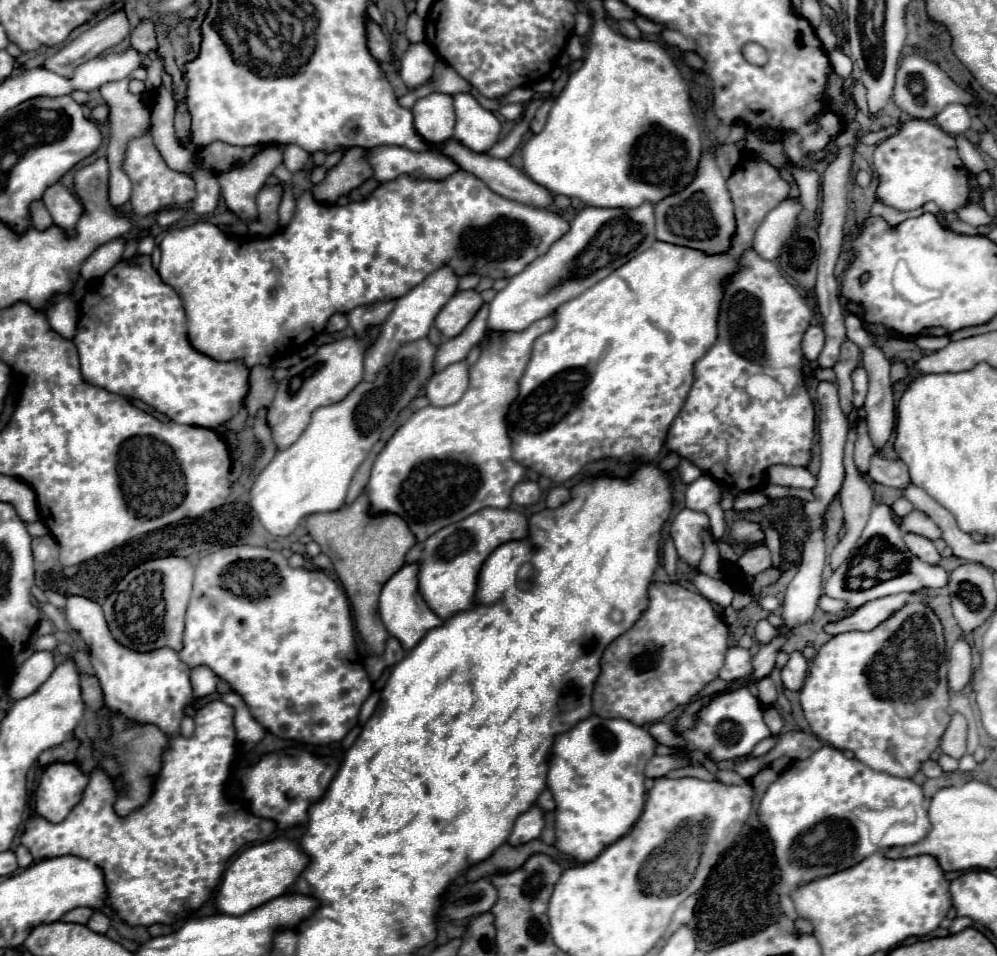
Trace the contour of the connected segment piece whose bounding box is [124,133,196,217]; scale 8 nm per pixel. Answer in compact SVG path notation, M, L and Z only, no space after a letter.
M144 133L142 137L136 137L128 143L128 151L126 151L126 161L124 161L124 171L128 173L130 181L132 181L132 209L134 215L150 215L156 213L164 207L172 207L172 205L184 205L188 201L194 199L196 191L194 191L194 181L184 175L184 173L176 173L172 169L166 167L166 163L162 161L160 153L156 151L154 143L152 143L152 135Z

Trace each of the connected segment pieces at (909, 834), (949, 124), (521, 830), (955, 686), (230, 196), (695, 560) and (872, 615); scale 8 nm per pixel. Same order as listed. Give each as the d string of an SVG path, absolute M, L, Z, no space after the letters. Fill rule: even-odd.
M824 745L804 761L794 761L786 771L782 771L780 777L764 793L758 807L758 817L762 825L768 829L770 839L774 841L776 863L782 871L782 881L788 889L794 889L812 879L848 869L858 861L862 861L864 857L876 853L878 849L918 843L930 831L930 821L926 817L926 799L922 795L922 789L912 779L900 779L900 777L874 771L858 759L844 757L842 751L830 745ZM884 807L906 809L908 819L904 819L904 823L898 821L894 827L888 829L888 833L882 837L880 843L874 843L870 839L868 825L856 817L856 809L884 809Z
M948 105L940 115L936 115L936 123L950 135L960 135L964 133L970 123L970 111L964 105Z
M534 805L534 807L530 807L530 811L526 811L518 817L518 823L514 825L514 831L512 831L508 843L522 845L526 841L532 841L532 839L540 837L542 829L544 829L544 815L542 815L540 807Z
M960 639L954 643L948 659L948 691L950 695L962 693L972 679L972 655L970 645Z
M264 147L250 161L236 163L238 167L220 173L218 181L226 207L242 221L252 221L258 213L254 205L256 195L280 163L282 151L278 147Z
M682 509L670 527L672 541L676 545L680 561L684 561L692 571L698 571L700 559L704 555L704 543L700 537L700 529L710 531L710 519L706 513Z
M898 593L898 595L890 595L890 597L864 603L862 607L858 607L858 611L852 611L850 615L842 619L828 621L824 625L824 633L838 635L844 631L870 631L878 623L882 623L892 611L900 609L908 599L910 599L910 593Z

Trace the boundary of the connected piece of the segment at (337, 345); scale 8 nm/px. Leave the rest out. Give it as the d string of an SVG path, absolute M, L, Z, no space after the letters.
M344 337L318 347L312 357L290 367L290 373L278 383L276 397L266 415L278 449L290 447L302 435L314 409L342 401L362 381L362 359L366 355L368 343L370 339Z

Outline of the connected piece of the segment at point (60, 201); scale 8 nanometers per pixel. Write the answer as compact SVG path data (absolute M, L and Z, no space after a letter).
M54 183L46 189L42 201L50 211L54 223L72 235L74 225L82 215L82 205L78 203L78 199L62 183Z

